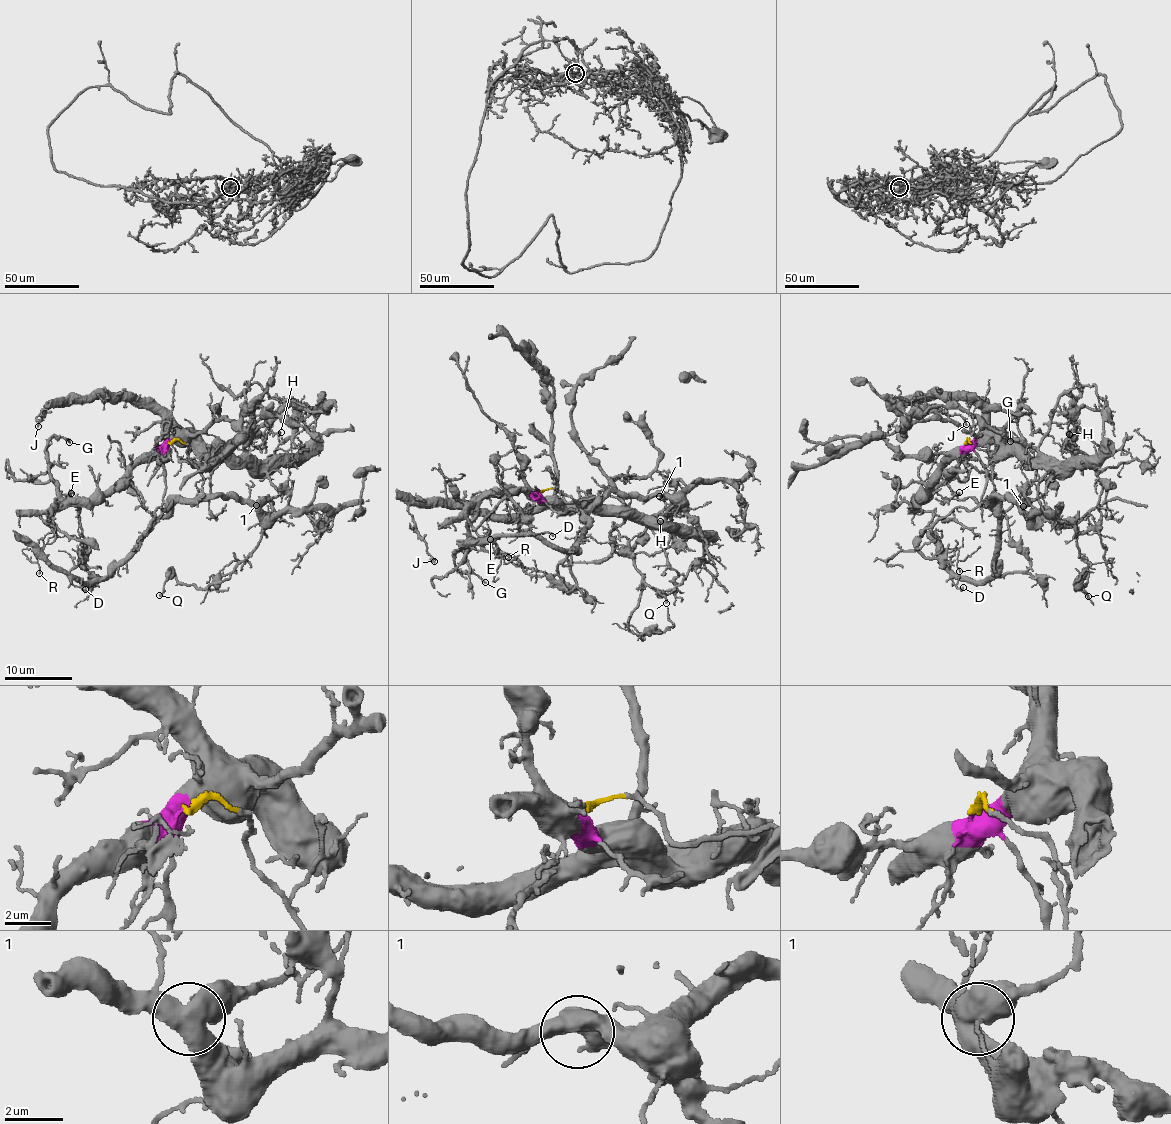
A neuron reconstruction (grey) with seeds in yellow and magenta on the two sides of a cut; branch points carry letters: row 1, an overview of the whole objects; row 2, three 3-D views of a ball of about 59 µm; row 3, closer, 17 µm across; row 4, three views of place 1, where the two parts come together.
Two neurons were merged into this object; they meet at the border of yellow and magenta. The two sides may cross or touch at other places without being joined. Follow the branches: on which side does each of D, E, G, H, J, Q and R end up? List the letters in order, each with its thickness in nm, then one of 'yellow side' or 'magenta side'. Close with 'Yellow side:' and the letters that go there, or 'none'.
D: 140 nm thick; yellow side
E: 90 nm thick; magenta side
G: 170 nm thick; magenta side
H: 130 nm thick; magenta side
J: 180 nm thick; magenta side
Q: 140 nm thick; yellow side
R: 130 nm thick; yellow side
Yellow side: D, Q, R

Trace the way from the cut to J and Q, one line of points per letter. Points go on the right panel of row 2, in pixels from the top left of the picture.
J: (967, 443), (981, 431), (984, 412), (974, 400), (943, 396), (909, 401), (958, 414), (966, 424)
Q: (967, 443), (989, 455), (992, 497), (1074, 526), (1089, 565), (1074, 582), (1076, 590), (1087, 580), (1088, 596)

